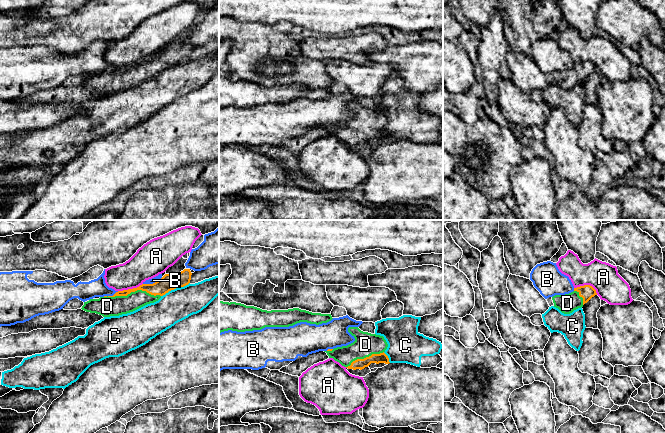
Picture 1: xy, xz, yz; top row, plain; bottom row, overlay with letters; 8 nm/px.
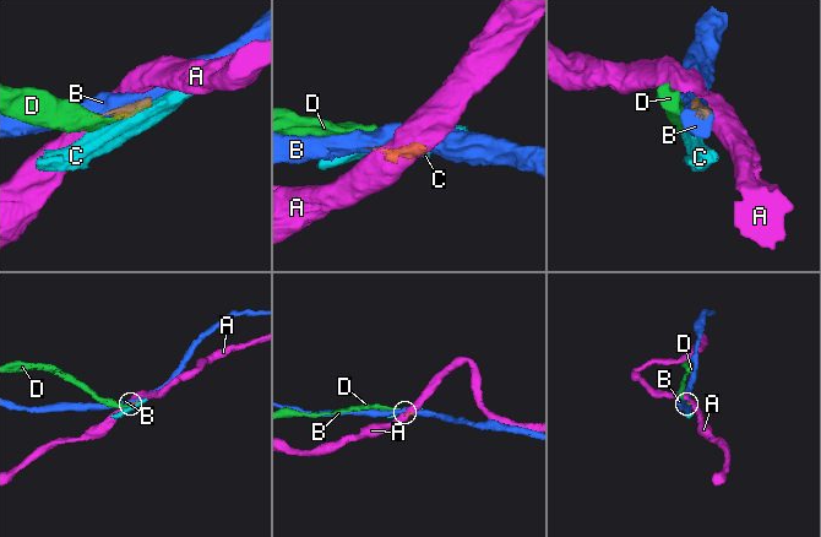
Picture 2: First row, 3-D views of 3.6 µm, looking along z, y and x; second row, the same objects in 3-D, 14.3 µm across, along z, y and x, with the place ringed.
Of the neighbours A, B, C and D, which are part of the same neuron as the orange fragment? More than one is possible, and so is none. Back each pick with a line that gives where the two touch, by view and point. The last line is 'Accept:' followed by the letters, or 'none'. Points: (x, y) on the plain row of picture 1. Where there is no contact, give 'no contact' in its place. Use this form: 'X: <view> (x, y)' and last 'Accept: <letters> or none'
D: xy (132, 67)
Accept: D

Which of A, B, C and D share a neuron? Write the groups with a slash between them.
A / B / C / D

